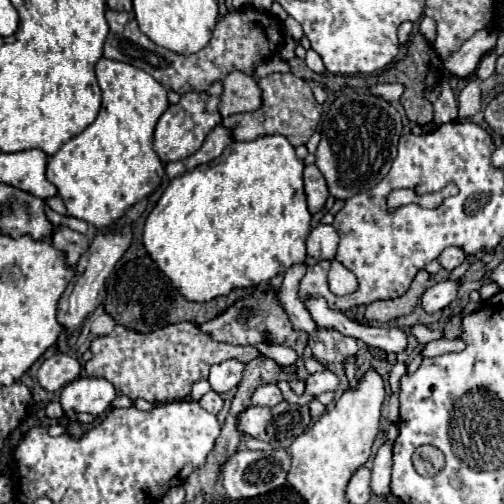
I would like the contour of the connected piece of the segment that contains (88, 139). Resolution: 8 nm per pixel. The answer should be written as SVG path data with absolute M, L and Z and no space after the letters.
M100 58L96 78L102 90L98 118L50 156L46 176L56 186L70 216L104 230L162 182L164 166L152 150L152 136L158 118L168 108L168 98L152 76L118 60Z

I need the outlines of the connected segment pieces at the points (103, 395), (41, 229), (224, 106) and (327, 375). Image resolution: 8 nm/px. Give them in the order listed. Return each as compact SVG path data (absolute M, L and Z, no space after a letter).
M78 378L62 388L60 404L68 416L76 412L90 412L100 416L110 408L114 396L114 386L108 380Z
M42 200L42 210L38 214L34 214L32 218L32 238L34 240L44 240L44 238L50 238L52 232L56 232L58 226L54 226L48 218L46 218L46 202Z
M232 72L224 80L224 92L220 96L220 114L230 116L238 112L254 112L262 104L262 92L258 80L244 72Z
M326 370L326 372L312 374L306 380L306 392L300 396L300 404L308 404L314 396L322 392L334 392L334 390L338 390L338 376L334 372Z

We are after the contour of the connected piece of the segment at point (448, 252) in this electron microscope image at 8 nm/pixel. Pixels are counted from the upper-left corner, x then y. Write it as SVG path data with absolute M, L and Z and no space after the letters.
M448 246L442 254L440 254L440 266L442 268L446 268L448 272L450 270L454 270L454 268L458 268L462 262L464 262L464 258L466 258L466 254L464 254L464 250L462 248L456 248L456 246Z

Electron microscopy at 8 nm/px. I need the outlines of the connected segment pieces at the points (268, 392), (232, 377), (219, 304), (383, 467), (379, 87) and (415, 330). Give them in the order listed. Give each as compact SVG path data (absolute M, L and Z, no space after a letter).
M262 384L252 394L252 404L254 406L276 406L282 400L284 398L282 398L282 394L280 394L280 390L278 390L276 384Z
M226 360L226 362L216 364L216 366L210 368L208 382L210 382L212 390L218 392L218 394L230 392L242 380L242 370L244 370L242 362L238 362L238 360Z
M134 236L132 248L118 260L114 274L106 282L106 300L104 300L104 310L122 326L132 328L136 332L152 332L158 330L160 326L176 324L176 322L192 322L192 324L204 324L212 320L214 316L222 314L228 306L232 306L240 296L246 296L250 290L232 290L228 296L218 296L210 302L188 302L180 296L180 292L172 286L172 282L156 268L152 258L146 254L140 236Z
M384 442L376 456L374 456L374 466L372 466L372 492L374 494L390 493L390 470L392 470L392 442Z
M377 84L370 87L370 91L377 96L383 97L388 102L399 101L404 92L404 87L401 84Z
M414 324L414 326L410 326L410 334L412 334L420 344L426 344L426 342L438 338L438 334L436 334L434 330L430 330L430 328L422 326L422 324Z

